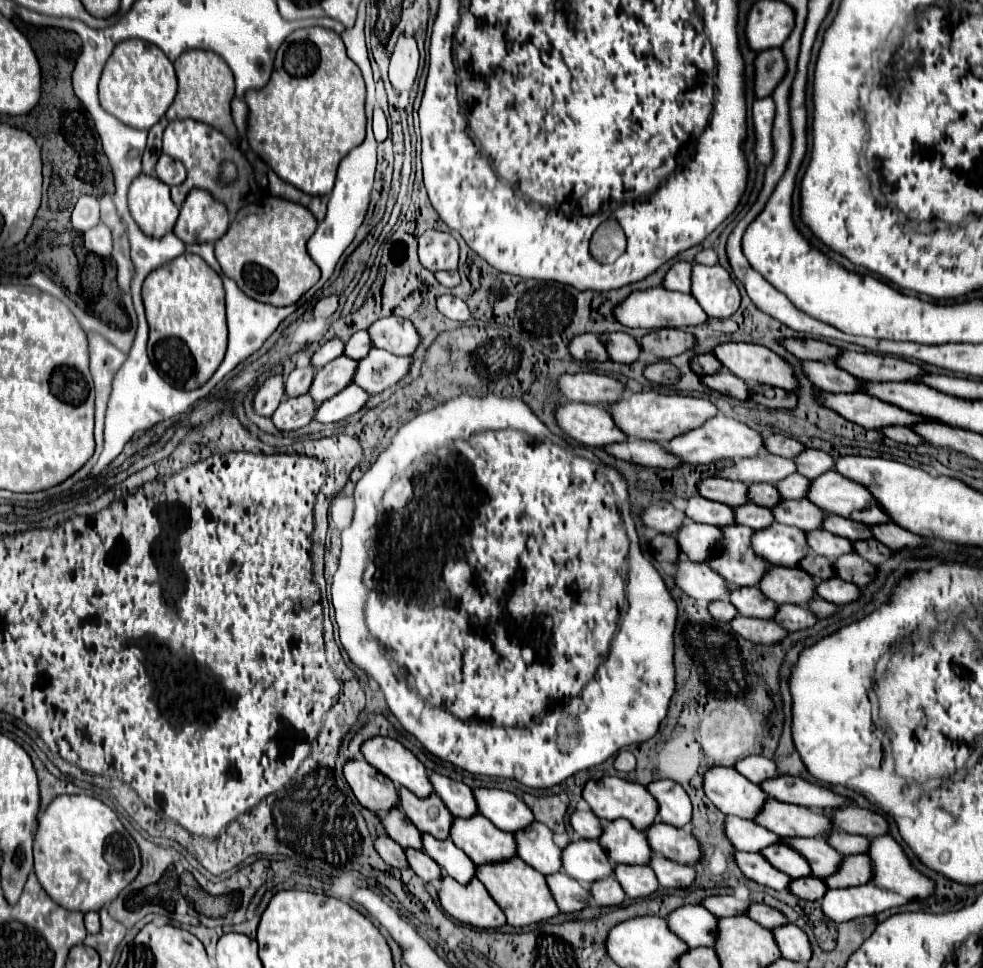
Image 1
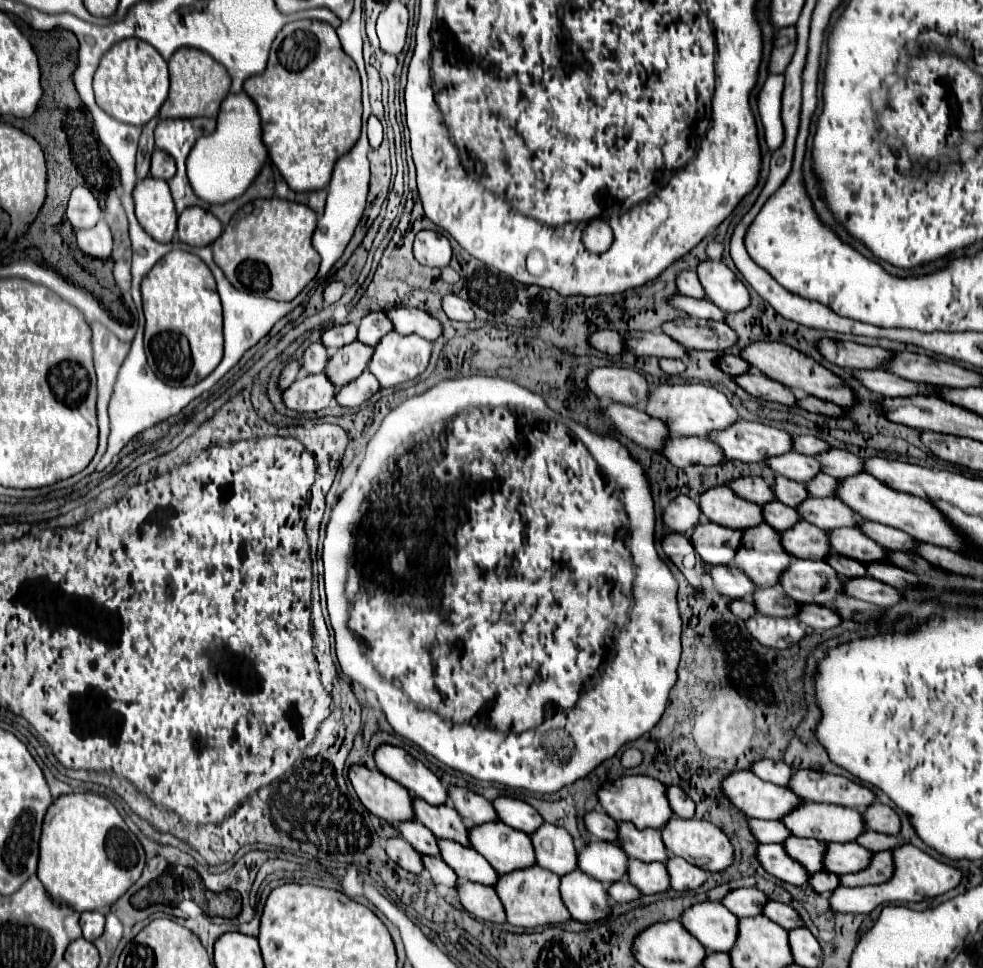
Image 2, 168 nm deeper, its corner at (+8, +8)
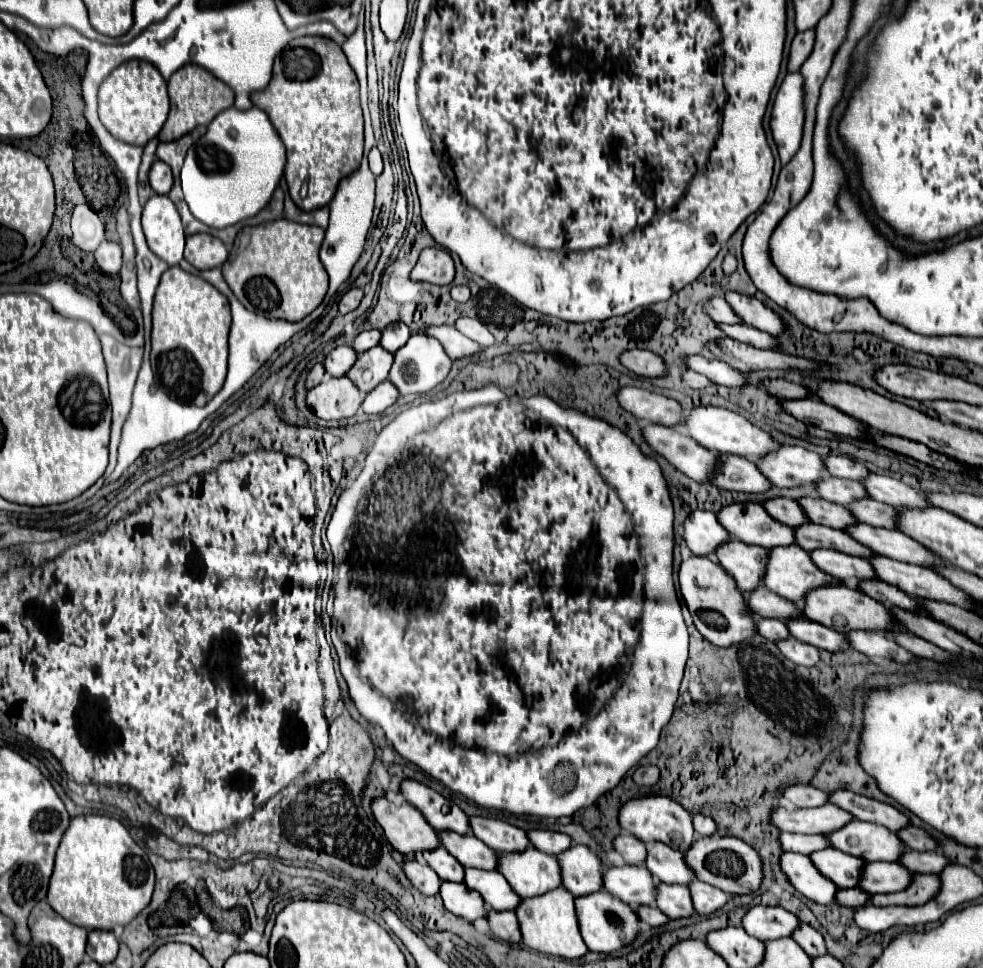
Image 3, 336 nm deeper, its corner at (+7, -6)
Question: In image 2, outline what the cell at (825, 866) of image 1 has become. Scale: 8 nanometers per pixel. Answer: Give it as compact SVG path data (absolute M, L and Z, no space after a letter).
M830 842L828 854L824 854L824 870L834 872L834 874L858 872L868 866L870 856L872 856L872 852L864 850L856 842L848 842L848 844Z

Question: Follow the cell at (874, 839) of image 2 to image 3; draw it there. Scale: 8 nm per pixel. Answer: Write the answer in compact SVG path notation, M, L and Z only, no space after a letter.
M909 850L901 856L899 864L907 866L913 872L921 872L921 874L939 874L943 872L945 866L953 864L947 856L939 854L939 852L917 852L917 850Z

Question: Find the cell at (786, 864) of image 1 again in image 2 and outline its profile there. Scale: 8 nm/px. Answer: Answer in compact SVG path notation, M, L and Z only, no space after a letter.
M790 836L790 838L786 838L786 842L782 846L784 846L784 850L788 850L788 856L796 858L796 862L800 862L810 874L822 870L822 856L826 850L824 842L818 842L812 838Z

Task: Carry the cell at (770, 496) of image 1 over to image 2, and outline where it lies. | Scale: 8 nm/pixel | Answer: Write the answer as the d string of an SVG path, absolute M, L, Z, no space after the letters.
M776 476L772 490L776 494L776 500L780 500L782 504L792 506L792 508L796 508L804 498L808 498L808 492L806 492L804 484L792 482L792 480L784 478L784 476Z

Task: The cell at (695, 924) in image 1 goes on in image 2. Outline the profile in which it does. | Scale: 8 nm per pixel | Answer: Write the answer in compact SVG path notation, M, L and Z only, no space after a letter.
M698 902L680 916L680 922L710 952L728 952L738 934L738 918L720 902Z

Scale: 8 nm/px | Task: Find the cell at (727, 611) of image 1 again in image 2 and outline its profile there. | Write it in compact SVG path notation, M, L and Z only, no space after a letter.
M738 598L738 600L728 602L728 610L732 610L732 614L736 614L742 620L750 618L756 612L756 608L752 606L752 600L750 598Z

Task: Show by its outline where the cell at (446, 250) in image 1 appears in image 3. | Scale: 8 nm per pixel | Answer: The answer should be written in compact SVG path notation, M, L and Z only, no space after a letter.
M425 248L409 278L413 282L429 282L437 286L451 284L455 278L455 264L451 254L443 248Z

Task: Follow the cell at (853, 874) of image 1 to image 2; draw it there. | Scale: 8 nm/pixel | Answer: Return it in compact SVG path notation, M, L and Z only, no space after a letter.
M876 852L872 854L872 864L868 868L856 872L856 874L842 874L840 884L844 886L866 886L866 884L882 884L890 878L894 866L892 866L892 854L886 852Z

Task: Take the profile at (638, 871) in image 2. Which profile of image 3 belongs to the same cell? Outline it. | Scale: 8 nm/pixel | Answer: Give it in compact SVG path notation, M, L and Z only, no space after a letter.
M659 884L657 886L657 904L661 912L665 912L669 918L689 918L695 914L691 892L687 886L675 886L675 884Z

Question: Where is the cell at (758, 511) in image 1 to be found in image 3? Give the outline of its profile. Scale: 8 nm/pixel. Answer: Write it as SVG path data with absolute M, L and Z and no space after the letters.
M803 524L801 528L795 528L795 538L801 548L807 552L813 552L817 548L831 548L837 552L861 556L861 558L875 558L877 552L871 548L865 548L861 542L853 540L849 534L843 530L835 530L829 526L819 526L819 524Z

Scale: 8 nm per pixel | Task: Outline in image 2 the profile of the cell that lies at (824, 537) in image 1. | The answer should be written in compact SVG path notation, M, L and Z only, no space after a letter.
M836 528L828 532L830 546L836 554L844 554L848 558L860 560L860 562L874 562L874 560L886 560L886 548L876 544L872 538L860 534L858 528Z

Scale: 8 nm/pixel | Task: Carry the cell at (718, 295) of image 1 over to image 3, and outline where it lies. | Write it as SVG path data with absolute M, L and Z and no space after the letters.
M727 292L725 300L731 304L735 314L743 318L745 324L759 328L763 332L769 332L773 336L779 336L781 332L785 332L783 318L775 310L767 308L761 300L751 298L751 296L743 296L737 292Z

